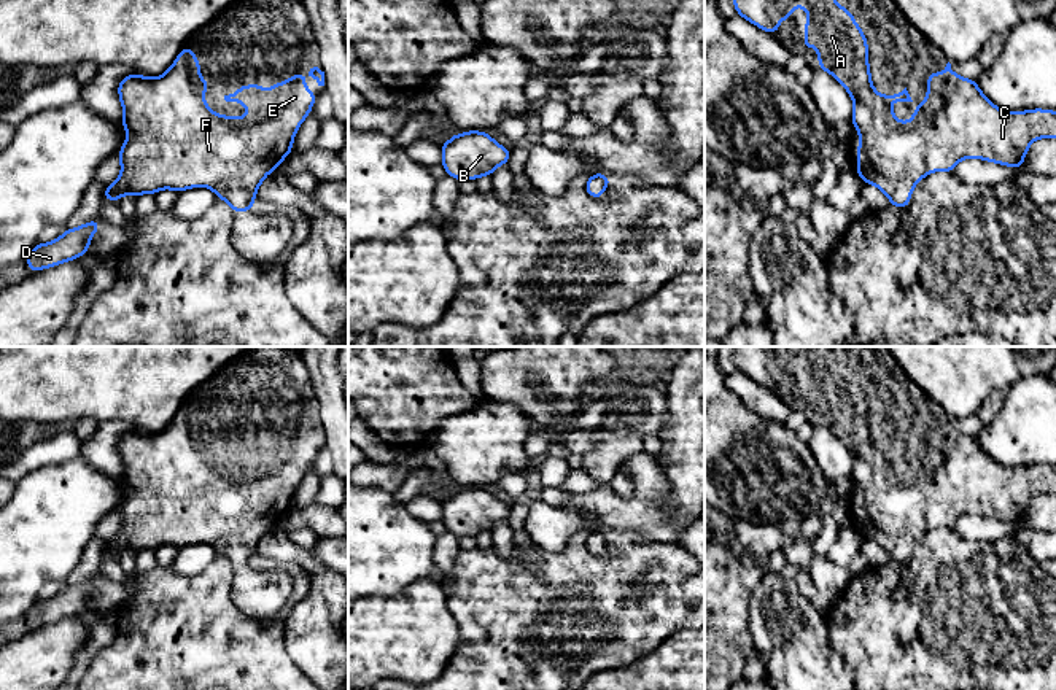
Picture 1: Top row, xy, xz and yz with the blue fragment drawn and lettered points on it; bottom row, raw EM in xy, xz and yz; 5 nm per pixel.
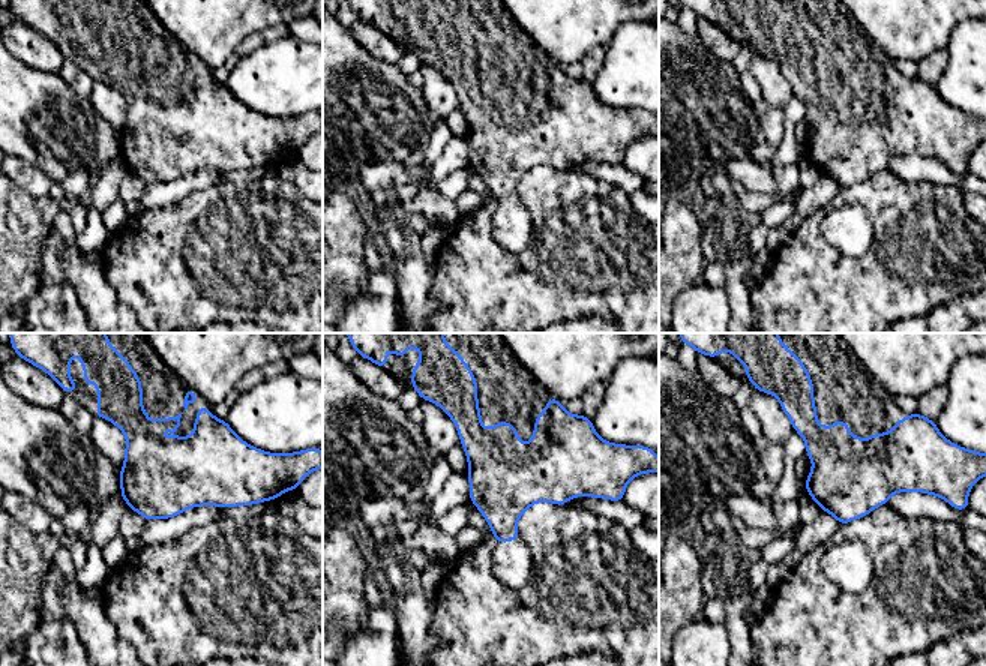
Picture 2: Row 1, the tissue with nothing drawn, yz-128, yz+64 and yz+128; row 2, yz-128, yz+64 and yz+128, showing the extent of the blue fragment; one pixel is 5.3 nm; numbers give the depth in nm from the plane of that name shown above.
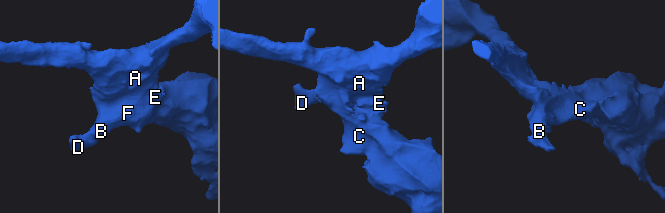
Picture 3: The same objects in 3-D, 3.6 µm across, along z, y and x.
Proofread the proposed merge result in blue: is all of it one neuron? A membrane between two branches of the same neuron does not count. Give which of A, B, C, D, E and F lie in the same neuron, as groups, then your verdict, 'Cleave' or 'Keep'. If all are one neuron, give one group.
Groups: A B C D E F. Keep

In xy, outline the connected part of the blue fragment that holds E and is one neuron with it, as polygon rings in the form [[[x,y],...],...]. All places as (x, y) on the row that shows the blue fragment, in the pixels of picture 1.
[[[183,48],[172,67],[157,78],[132,73],[119,81],[118,95],[122,105],[122,129],[129,138],[119,154],[121,175],[105,186],[103,200],[119,202],[124,194],[156,194],[161,189],[186,191],[210,188],[226,200],[234,213],[254,207],[254,196],[262,180],[278,169],[291,154],[293,140],[316,100],[304,84],[302,73],[286,83],[274,83],[266,92],[258,83],[242,84],[226,102],[240,102],[248,111],[242,118],[216,114],[204,100],[210,83],[200,78],[200,62],[191,48]]]

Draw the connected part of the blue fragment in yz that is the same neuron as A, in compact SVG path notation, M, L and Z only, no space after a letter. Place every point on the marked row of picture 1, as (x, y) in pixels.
M733 0L736 14L768 33L779 32L779 21L792 17L794 6L811 14L805 21L802 48L817 49L819 70L829 72L848 91L854 103L851 121L859 132L857 175L864 184L875 184L891 205L907 208L919 180L932 172L951 172L962 159L980 157L1013 169L1021 169L1031 143L1037 138L1056 138L1054 110L1005 111L997 108L978 87L976 81L957 76L948 62L943 73L929 70L927 97L916 105L910 121L900 122L891 102L913 102L907 87L892 95L875 91L868 67L868 45L854 16L837 0Z

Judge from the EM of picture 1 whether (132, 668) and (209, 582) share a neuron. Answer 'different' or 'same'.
same

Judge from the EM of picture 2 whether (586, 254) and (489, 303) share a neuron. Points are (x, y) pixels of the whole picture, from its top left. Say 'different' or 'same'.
same

